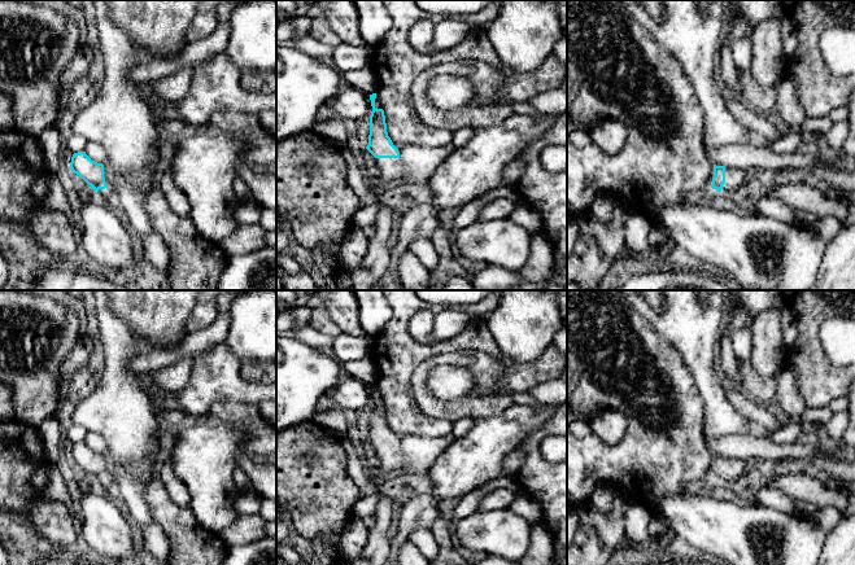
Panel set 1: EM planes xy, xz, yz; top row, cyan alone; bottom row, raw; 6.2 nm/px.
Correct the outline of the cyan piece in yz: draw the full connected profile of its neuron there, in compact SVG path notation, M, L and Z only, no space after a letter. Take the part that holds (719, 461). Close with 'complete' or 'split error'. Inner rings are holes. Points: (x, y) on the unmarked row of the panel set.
M714 455L714 468L711 478L721 485L729 485L737 481L751 465L743 459L730 459Z; split error

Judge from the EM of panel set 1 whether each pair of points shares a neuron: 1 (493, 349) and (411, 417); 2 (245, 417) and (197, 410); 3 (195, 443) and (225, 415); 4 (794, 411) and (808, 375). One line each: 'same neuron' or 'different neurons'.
1: same neuron
2: different neurons
3: different neurons
4: different neurons

